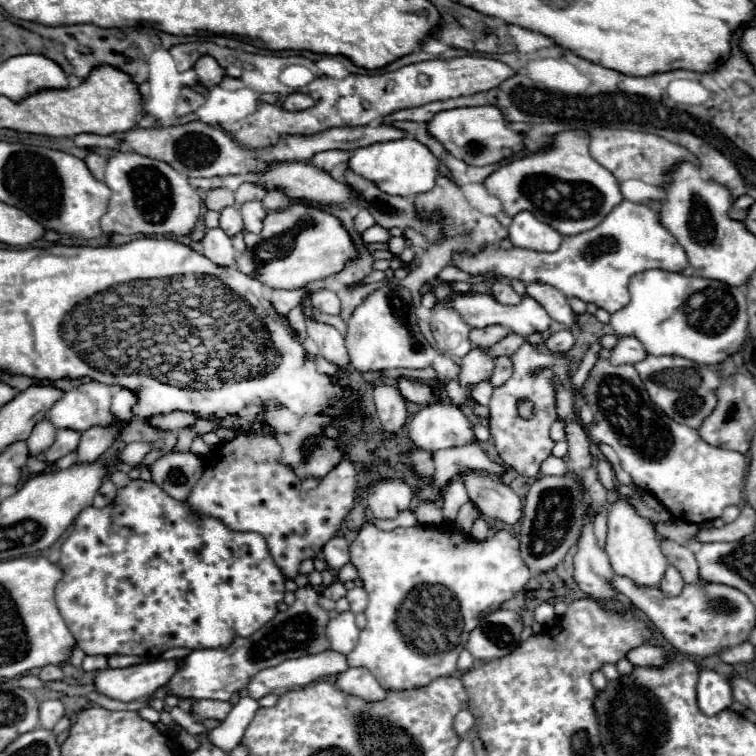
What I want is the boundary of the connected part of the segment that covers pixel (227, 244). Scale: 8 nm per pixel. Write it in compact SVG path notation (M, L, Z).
M221 228L207 230L201 244L203 244L203 256L207 256L211 262L215 262L219 266L235 264L235 250L233 250L231 238Z

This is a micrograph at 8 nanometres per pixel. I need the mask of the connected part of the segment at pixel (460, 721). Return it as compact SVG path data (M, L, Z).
M461 710L461 712L455 716L455 724L453 724L453 728L455 728L455 732L457 732L459 738L465 738L473 724L475 724L475 720L473 720L471 712L469 712L469 710Z

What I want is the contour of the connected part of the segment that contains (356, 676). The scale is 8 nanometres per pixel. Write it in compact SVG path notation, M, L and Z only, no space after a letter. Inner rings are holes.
M349 668L341 672L335 680L335 686L341 688L345 694L351 694L369 702L385 698L385 690L379 686L379 682L373 678L373 674L367 668Z

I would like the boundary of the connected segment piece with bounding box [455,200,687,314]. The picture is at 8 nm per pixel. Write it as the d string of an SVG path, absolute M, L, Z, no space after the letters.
M623 200L597 228L581 232L577 236L565 236L559 250L537 252L523 248L487 248L475 256L457 256L455 266L469 274L493 272L495 278L509 278L521 282L543 282L561 290L565 296L577 296L583 302L593 302L595 306L607 310L609 314L625 308L629 304L629 278L637 272L665 270L683 272L687 266L687 254L675 236L661 224L655 210L645 204L635 204Z

